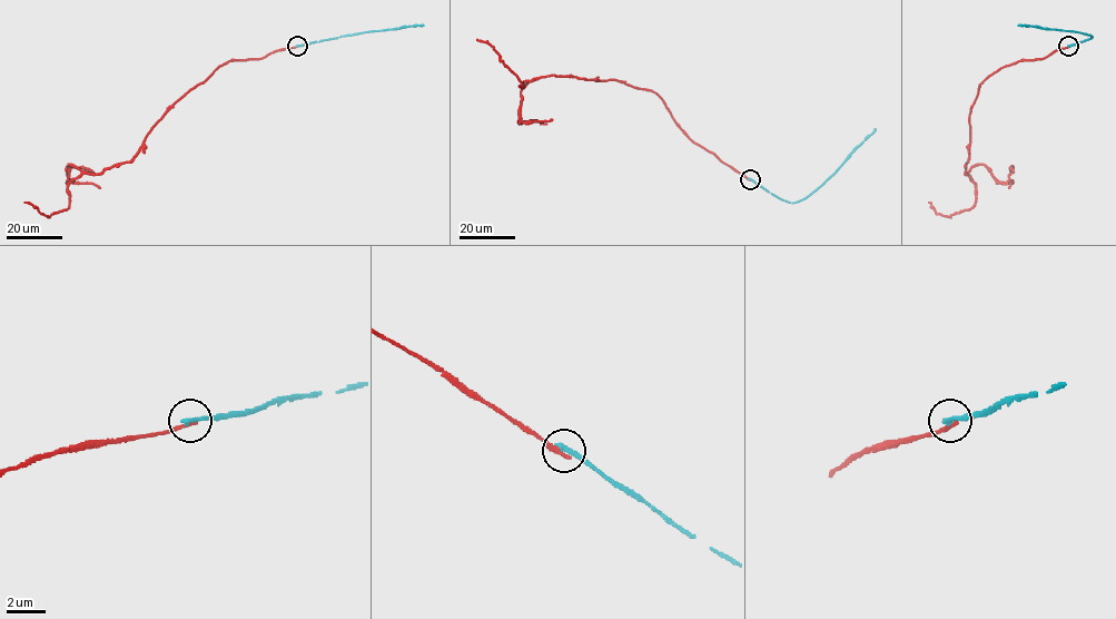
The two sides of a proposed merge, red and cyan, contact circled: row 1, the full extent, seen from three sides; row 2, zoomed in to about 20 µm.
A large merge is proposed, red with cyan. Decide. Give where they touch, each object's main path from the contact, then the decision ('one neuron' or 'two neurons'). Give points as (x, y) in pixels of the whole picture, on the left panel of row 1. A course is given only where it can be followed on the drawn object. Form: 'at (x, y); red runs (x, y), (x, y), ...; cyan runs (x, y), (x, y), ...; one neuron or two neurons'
at (297, 46); red runs (297, 46), (220, 65), (173, 105), (129, 161), (72, 179), (67, 209), (47, 216), (25, 203); cyan runs (297, 46), (423, 25); two neurons

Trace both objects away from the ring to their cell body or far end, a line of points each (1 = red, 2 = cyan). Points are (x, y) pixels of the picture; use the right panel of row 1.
1: (1068, 46), (1007, 65), (980, 85), (969, 115), (965, 173), (975, 185), (975, 204), (946, 216), (928, 203)
2: (1068, 46), (1092, 37), (1076, 31), (1018, 25)

